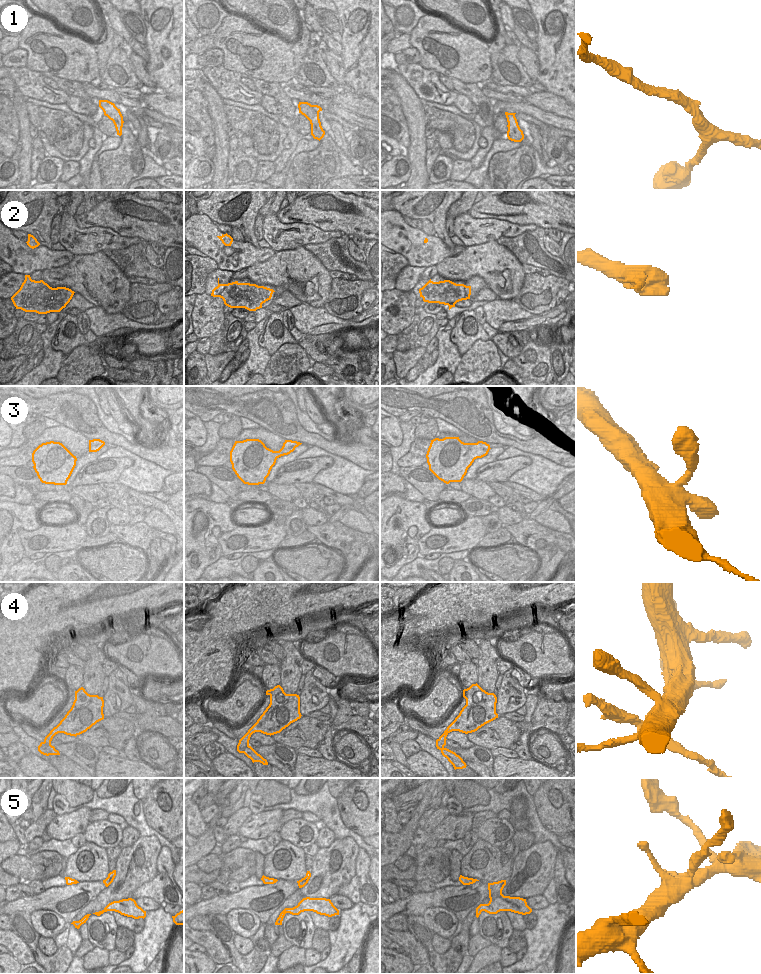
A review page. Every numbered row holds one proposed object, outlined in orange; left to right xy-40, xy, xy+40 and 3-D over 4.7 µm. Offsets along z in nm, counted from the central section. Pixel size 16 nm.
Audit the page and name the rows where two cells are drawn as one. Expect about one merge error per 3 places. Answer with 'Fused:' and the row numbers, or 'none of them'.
Fused: none of them

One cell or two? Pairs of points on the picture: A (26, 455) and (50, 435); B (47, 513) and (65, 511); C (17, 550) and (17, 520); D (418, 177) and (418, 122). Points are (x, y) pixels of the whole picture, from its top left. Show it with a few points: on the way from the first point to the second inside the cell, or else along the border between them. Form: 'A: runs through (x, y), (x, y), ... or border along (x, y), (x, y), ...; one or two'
A: border along (34, 448), (23, 448), (11, 456); two
B: runs through (51, 513), (61, 513); one
C: runs through (12, 543), (12, 527); one
D: runs through (418, 163), (418, 136); one

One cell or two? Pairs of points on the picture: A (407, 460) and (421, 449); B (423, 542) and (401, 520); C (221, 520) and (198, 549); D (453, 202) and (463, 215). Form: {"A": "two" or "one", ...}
{"A": "one", "B": "two", "C": "one", "D": "two"}

